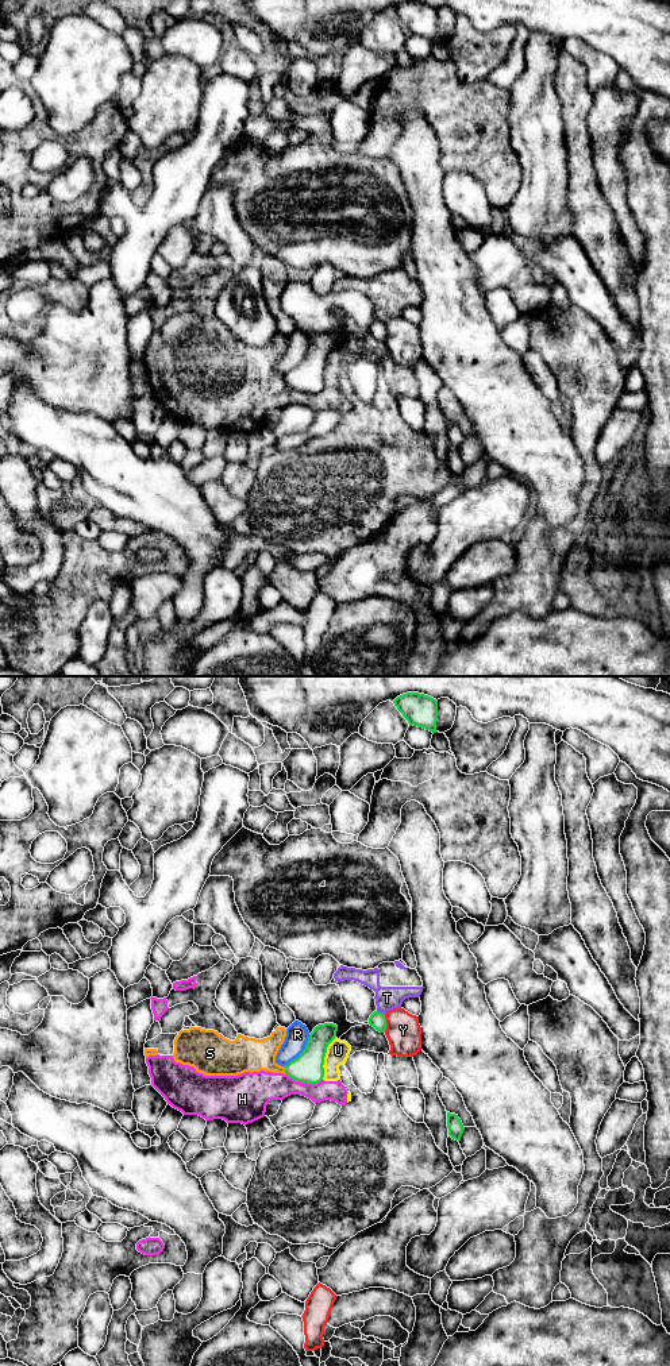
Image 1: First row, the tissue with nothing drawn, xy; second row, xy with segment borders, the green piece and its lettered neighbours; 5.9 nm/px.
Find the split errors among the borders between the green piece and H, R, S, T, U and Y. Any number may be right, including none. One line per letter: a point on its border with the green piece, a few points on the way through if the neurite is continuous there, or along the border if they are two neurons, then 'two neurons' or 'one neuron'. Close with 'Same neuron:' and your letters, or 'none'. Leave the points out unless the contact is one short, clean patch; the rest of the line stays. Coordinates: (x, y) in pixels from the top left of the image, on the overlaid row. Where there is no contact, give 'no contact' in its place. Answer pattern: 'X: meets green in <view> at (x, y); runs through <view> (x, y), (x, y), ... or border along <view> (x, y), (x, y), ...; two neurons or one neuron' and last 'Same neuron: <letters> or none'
H: meets green in xy at (304, 1081); two neurons
R: meets green in xy at (303, 1052); two neurons
S: meets green in xy at (285, 1071); border along xy (284, 1067), (287, 1073); two neurons
T: meets green in xy at (380, 1013); border along xy (377, 1010), (384, 1014); two neurons
U: meets green in xy at (323, 1058); border along xy (335, 1038), (327, 1048), (322, 1079); two neurons
Y: meets green in xy at (385, 1023); two neurons
Same neuron: none

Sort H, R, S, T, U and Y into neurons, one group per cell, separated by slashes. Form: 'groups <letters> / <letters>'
groups H S U / R / T / Y

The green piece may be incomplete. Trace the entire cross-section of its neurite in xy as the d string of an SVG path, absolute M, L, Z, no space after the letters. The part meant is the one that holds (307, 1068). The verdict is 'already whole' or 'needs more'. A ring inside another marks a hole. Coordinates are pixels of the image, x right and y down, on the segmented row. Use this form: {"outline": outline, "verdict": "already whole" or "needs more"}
{"outline": "M334 1023L319 1024L309 1034L304 1051L285 1065L285 1073L300 1083L317 1084L324 1077L324 1057L328 1045L335 1039L338 1026Z", "verdict": "already whole"}

